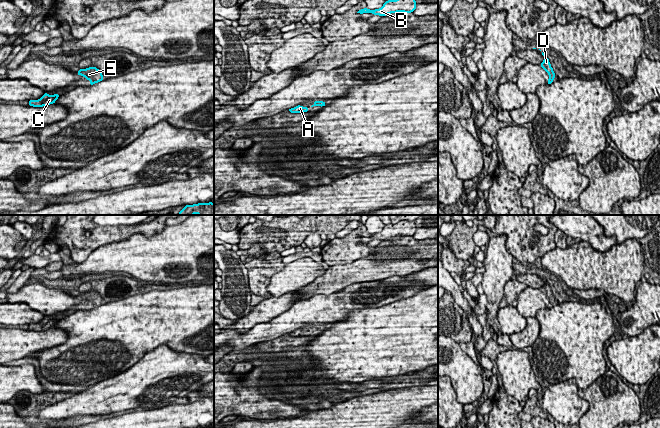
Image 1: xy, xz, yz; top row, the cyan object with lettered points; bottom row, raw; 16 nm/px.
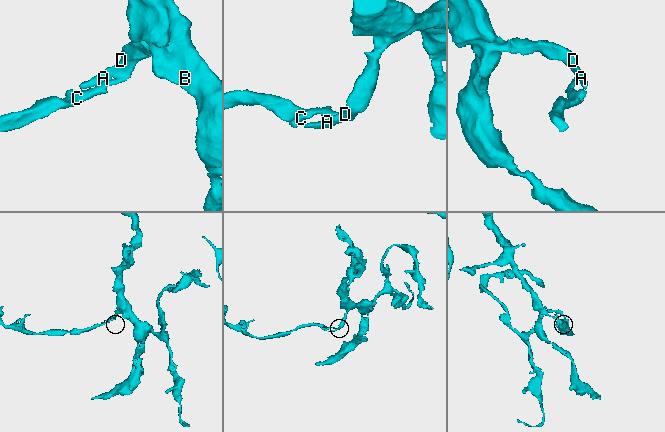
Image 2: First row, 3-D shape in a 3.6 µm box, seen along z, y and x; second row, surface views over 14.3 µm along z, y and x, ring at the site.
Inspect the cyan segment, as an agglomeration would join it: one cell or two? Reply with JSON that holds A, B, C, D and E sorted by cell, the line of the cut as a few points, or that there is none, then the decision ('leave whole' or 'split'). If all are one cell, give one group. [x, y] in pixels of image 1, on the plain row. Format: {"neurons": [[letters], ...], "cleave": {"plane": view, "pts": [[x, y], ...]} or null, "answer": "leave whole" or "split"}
{"neurons": [["A", "B", "C", "D", "E"]], "cleave": null, "answer": "leave whole"}

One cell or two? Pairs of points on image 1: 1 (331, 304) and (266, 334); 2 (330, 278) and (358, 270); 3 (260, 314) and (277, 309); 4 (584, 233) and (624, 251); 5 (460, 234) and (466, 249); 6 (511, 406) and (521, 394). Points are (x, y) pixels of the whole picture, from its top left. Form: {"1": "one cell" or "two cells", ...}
{"1": "one cell", "2": "one cell", "3": "one cell", "4": "two cells", "5": "one cell", "6": "two cells"}

